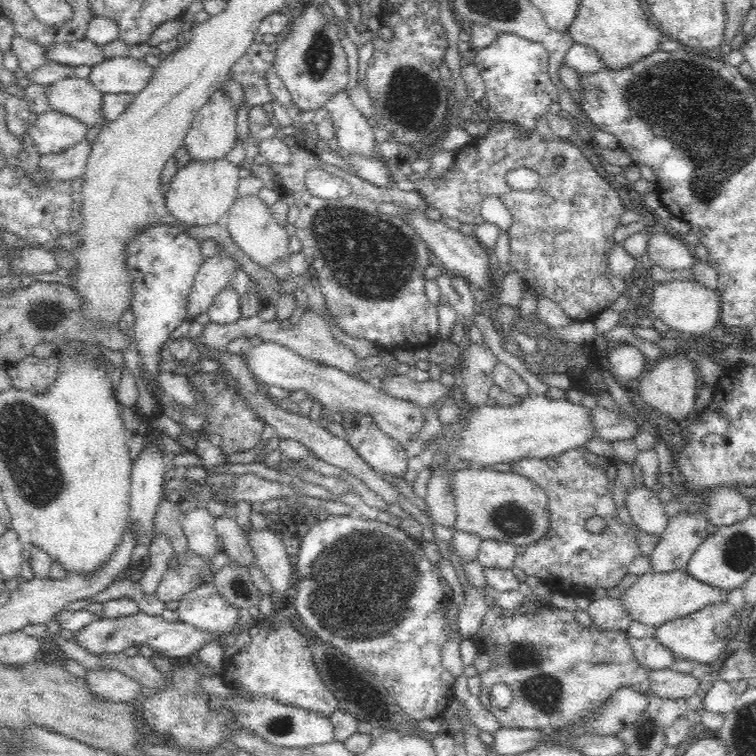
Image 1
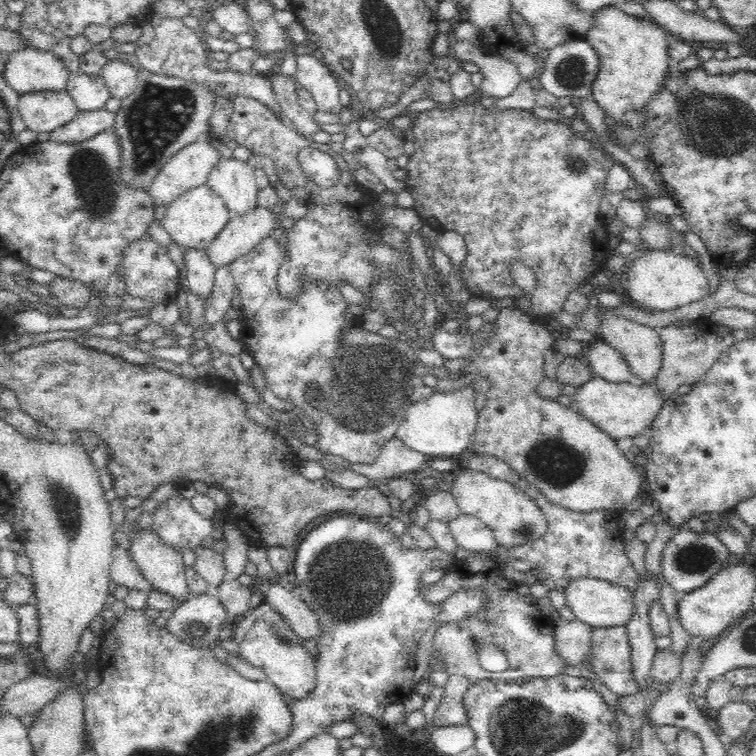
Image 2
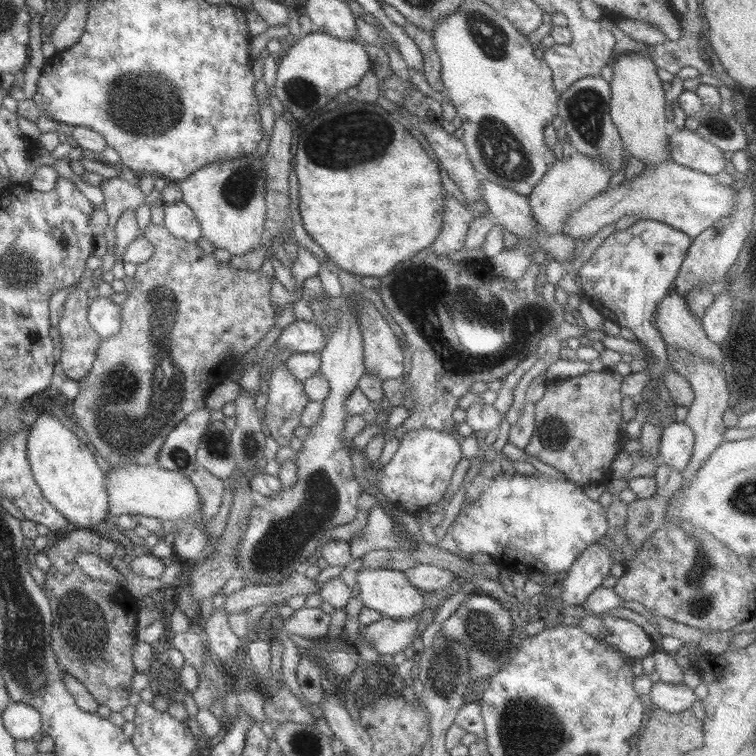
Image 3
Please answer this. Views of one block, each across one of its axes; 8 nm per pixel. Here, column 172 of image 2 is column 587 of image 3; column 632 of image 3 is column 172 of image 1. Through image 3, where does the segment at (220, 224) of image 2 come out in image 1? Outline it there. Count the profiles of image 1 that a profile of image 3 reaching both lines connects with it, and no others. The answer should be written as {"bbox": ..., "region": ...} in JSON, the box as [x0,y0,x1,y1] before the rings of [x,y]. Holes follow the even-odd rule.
{"bbox":[165,156,240,226],"region":[[[224,156],[214,160],[191,159],[177,170],[165,192],[165,205],[169,214],[188,226],[210,226],[224,220],[236,199],[240,178],[238,171],[239,167],[234,166]]]}

